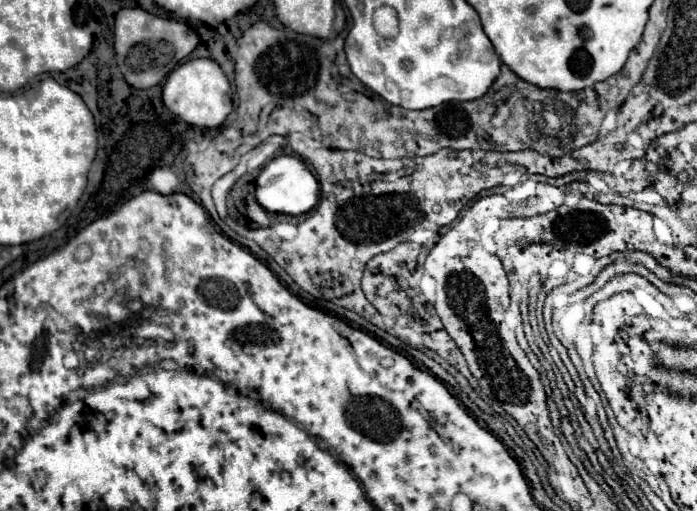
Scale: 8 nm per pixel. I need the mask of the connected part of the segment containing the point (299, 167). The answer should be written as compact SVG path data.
M277 156L267 162L267 166L257 176L257 190L255 190L257 202L267 212L283 212L291 216L299 216L315 208L319 202L319 184L317 178L311 174L311 170L305 166L305 162L297 156Z

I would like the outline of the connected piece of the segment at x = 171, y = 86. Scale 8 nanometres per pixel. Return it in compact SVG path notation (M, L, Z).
M189 60L175 68L163 86L163 104L181 120L199 128L217 128L233 110L233 92L227 76L215 60Z

